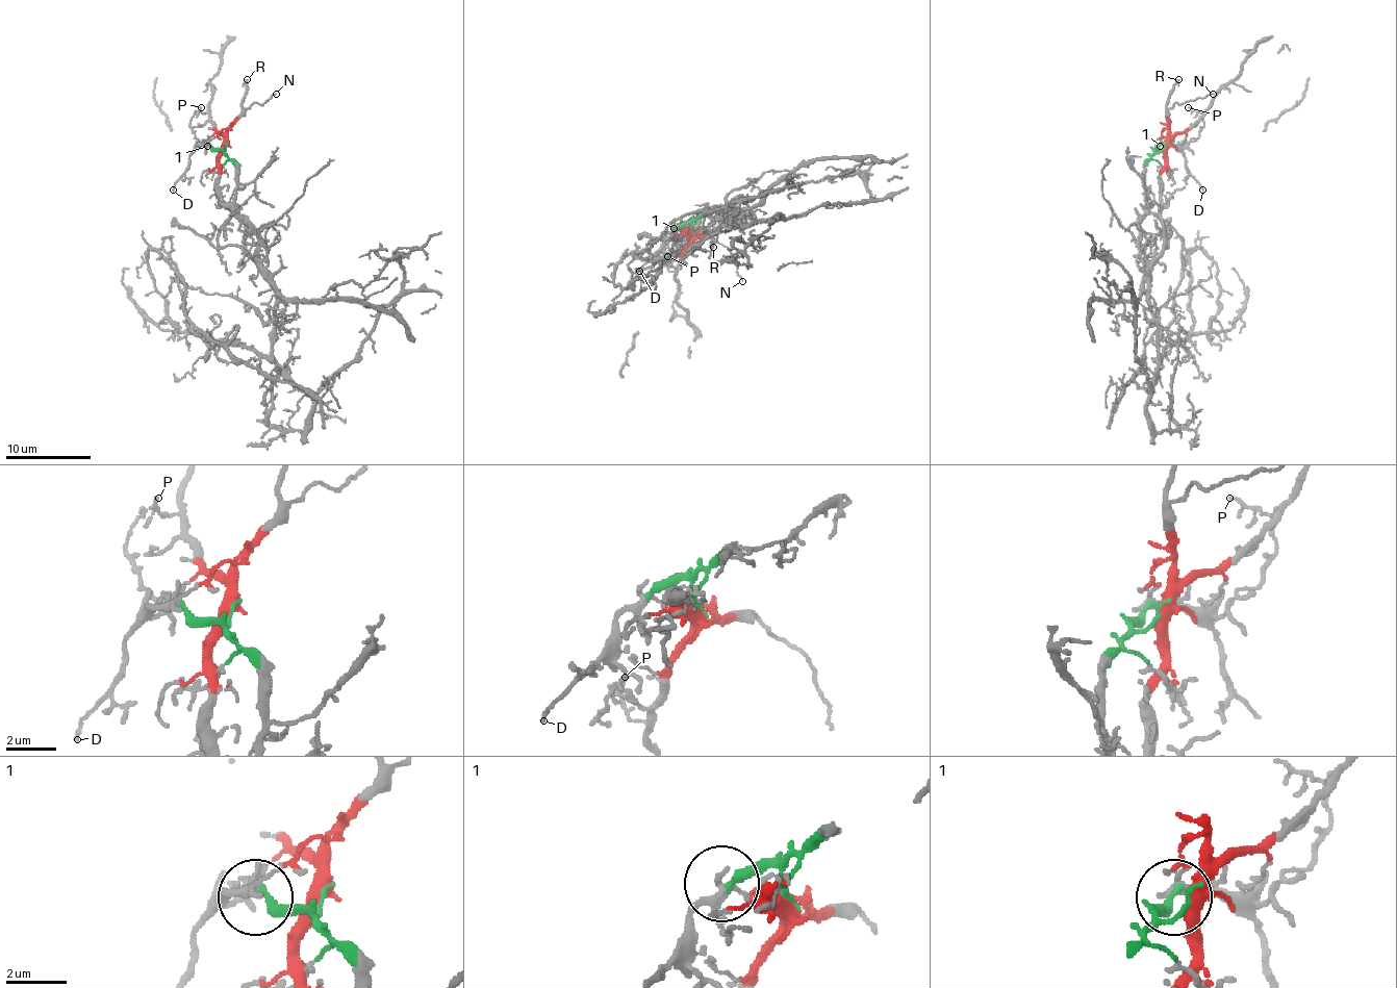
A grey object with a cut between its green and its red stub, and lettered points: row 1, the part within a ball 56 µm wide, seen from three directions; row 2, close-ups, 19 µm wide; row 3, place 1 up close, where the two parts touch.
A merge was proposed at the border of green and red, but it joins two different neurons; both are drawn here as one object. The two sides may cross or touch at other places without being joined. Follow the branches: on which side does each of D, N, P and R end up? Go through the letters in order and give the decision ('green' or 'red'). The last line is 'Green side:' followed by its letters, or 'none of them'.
D: green
N: red
P: red
R: red
Green side: D

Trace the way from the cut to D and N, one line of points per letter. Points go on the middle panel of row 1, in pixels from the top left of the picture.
D: (692, 232), (690, 226), (678, 224), (639, 271)
N: (692, 234), (714, 236), (729, 249), (741, 281)

